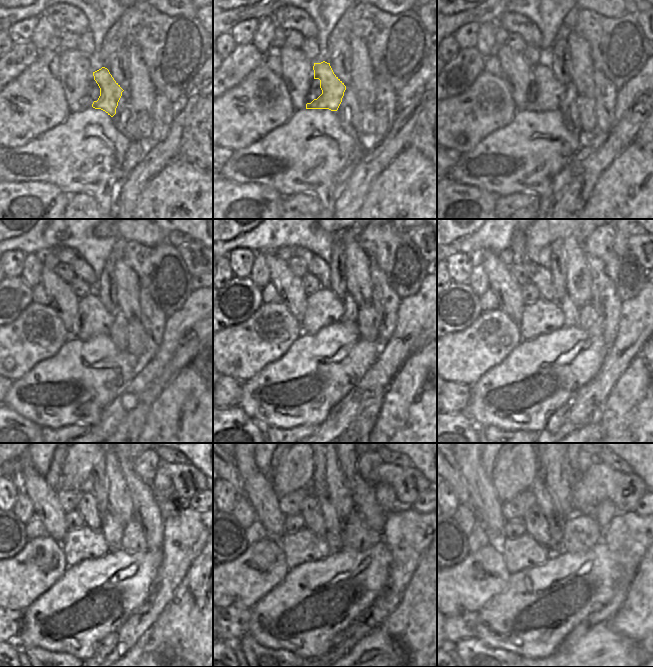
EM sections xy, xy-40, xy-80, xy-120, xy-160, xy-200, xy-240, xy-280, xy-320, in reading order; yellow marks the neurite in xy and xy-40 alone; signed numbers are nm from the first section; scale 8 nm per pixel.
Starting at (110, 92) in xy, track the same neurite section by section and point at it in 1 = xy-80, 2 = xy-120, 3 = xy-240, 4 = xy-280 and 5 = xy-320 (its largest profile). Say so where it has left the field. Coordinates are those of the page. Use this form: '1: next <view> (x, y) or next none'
1: next xy-80 (549, 91)
2: next xy-120 (101, 315)
3: next xy-240 (84, 543)
4: next xy-280 (304, 546)
5: next xy-320 (524, 552)

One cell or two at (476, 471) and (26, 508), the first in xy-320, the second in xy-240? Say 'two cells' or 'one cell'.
two cells

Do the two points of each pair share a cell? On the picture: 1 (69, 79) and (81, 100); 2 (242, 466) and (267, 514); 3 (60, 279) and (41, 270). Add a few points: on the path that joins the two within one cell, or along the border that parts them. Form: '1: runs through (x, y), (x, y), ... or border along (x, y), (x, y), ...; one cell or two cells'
1: runs through (74, 84), (76, 86), (76, 95); one cell
2: runs through (252, 478), (265, 502); one cell
3: border along (49, 272), (47, 276); two cells

